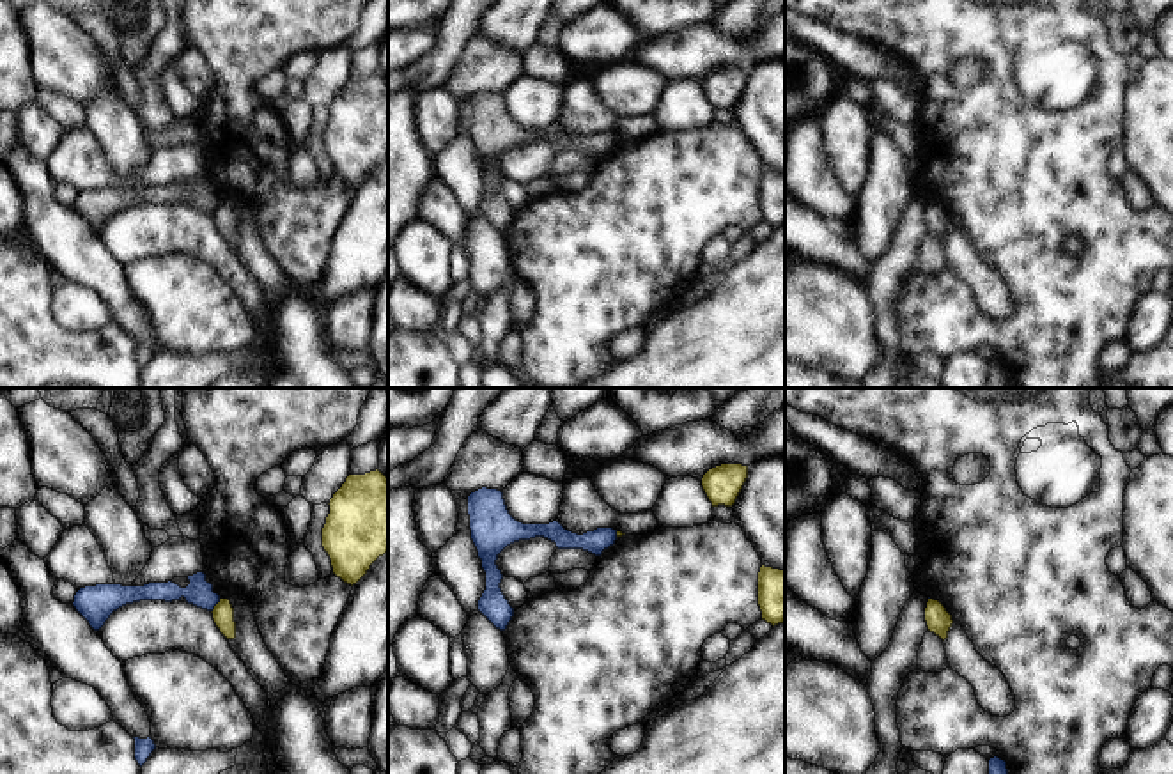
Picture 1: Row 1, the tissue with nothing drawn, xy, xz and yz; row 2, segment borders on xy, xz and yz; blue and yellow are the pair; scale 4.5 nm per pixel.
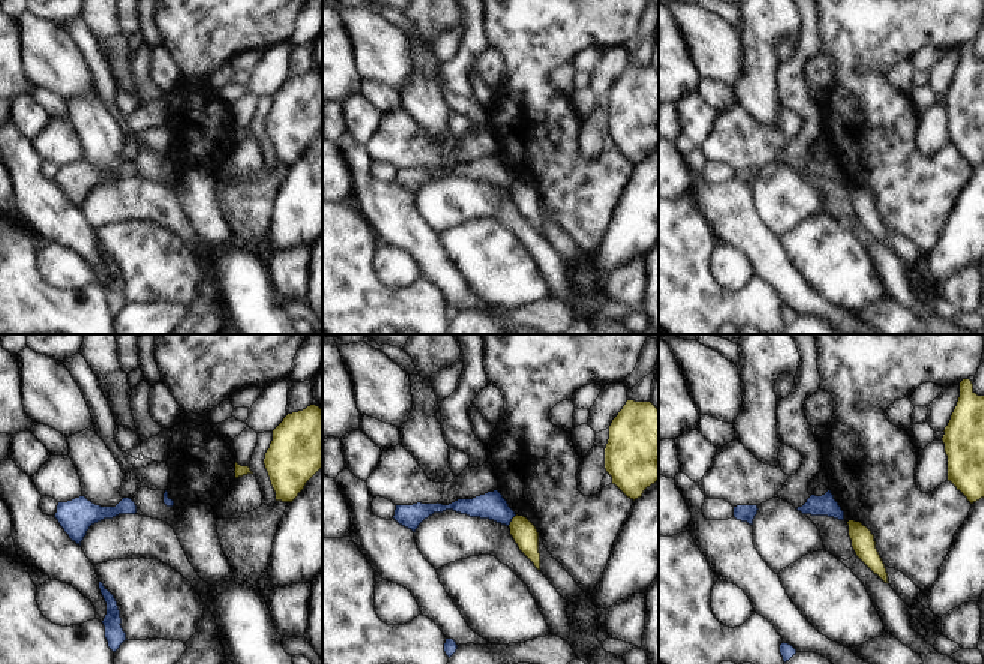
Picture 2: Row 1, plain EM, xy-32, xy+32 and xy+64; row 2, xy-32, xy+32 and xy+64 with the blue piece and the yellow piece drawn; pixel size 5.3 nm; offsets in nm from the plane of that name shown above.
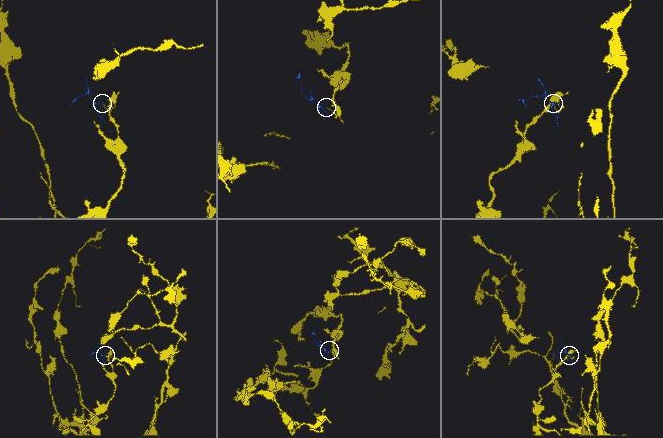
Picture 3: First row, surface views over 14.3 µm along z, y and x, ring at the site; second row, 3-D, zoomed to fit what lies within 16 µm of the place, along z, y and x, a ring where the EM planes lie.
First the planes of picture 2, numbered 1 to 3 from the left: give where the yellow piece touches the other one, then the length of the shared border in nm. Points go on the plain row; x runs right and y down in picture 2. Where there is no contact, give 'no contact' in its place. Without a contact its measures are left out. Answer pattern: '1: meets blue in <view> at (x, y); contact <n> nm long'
1: no contact
2: meets blue in xy+32 at (510, 185); contact 80 nm long
3: no contact

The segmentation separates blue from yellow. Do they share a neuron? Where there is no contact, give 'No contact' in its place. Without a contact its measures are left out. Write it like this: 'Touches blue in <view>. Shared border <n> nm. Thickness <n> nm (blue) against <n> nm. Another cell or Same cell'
Touches blue in xy. Shared border 80 nm. Thickness 120 nm (blue) against 100 nm. Another cell.

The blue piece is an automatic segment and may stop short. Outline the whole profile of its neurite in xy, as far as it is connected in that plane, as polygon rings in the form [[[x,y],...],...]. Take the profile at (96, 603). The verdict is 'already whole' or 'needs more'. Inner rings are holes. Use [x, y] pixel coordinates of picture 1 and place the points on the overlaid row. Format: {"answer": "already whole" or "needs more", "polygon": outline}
{"answer": "already whole", "polygon": [[[204,572],[188,576],[190,584],[181,588],[168,583],[149,583],[144,586],[122,584],[96,584],[80,588],[74,595],[73,606],[89,622],[94,631],[99,631],[113,611],[126,604],[140,600],[181,600],[213,611],[220,602],[220,595],[213,592],[213,584],[206,581]]]}

